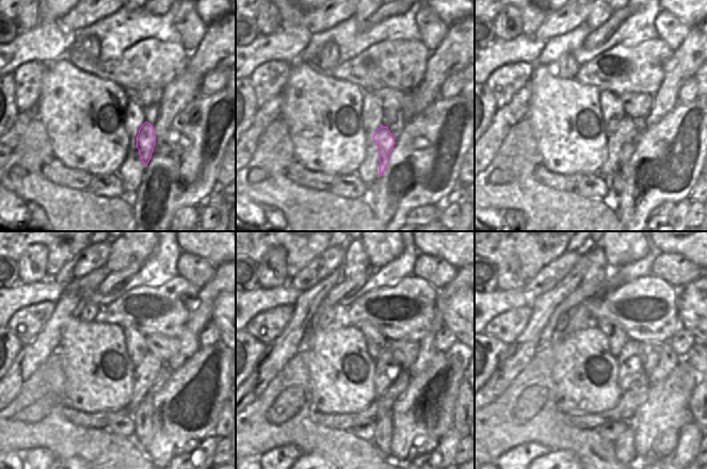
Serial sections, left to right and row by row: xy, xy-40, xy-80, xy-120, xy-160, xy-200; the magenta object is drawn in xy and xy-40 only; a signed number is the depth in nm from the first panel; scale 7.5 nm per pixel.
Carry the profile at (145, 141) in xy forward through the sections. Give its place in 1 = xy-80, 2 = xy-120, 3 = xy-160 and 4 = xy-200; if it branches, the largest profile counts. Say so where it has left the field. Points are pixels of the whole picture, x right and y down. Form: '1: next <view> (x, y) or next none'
1: next xy-80 (616, 181)
2: next xy-120 (142, 416)
3: next xy-160 (383, 436)
4: next xy-200 (624, 448)

